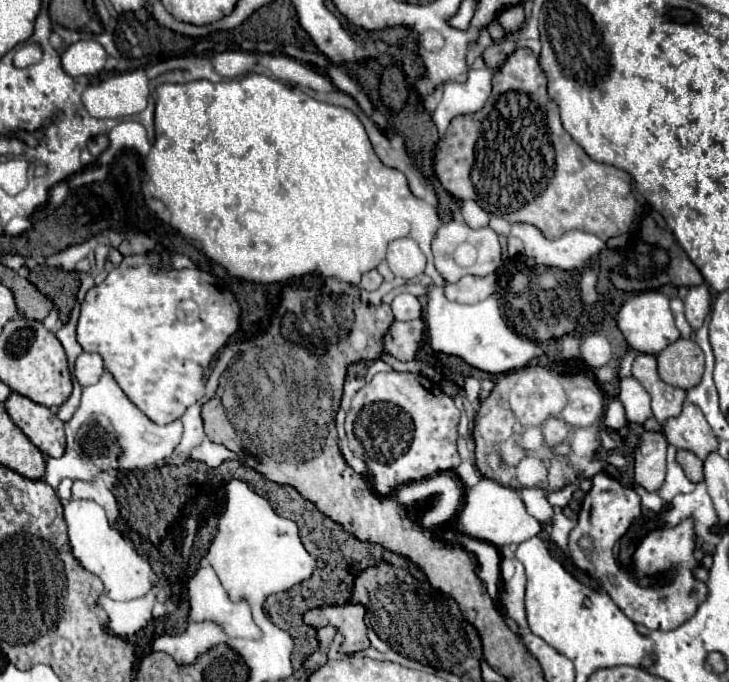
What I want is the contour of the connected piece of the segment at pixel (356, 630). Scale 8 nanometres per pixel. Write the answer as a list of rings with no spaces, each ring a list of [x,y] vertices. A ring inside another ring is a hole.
[[[358,604],[322,606],[322,608],[308,610],[304,614],[304,622],[312,628],[322,628],[322,626],[332,624],[344,636],[340,652],[352,654],[352,652],[358,652],[358,650],[364,650],[370,646],[364,614],[366,614],[364,606],[358,606]]]

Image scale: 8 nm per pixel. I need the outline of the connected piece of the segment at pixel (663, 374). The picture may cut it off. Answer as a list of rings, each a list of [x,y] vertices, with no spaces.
[[[678,338],[658,354],[660,378],[682,390],[696,386],[704,372],[704,354],[694,340]]]

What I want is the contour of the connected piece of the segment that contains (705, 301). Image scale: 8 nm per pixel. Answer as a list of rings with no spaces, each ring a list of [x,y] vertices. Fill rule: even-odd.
[[[694,286],[690,288],[688,296],[684,298],[684,306],[686,306],[686,320],[692,326],[692,330],[698,330],[704,322],[704,316],[708,312],[710,306],[710,294],[708,294],[708,286]]]

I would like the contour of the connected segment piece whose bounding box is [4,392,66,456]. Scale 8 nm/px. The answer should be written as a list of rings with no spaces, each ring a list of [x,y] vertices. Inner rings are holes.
[[[18,392],[8,396],[4,408],[14,424],[40,448],[40,452],[48,456],[62,456],[66,436],[64,422],[56,414]]]

